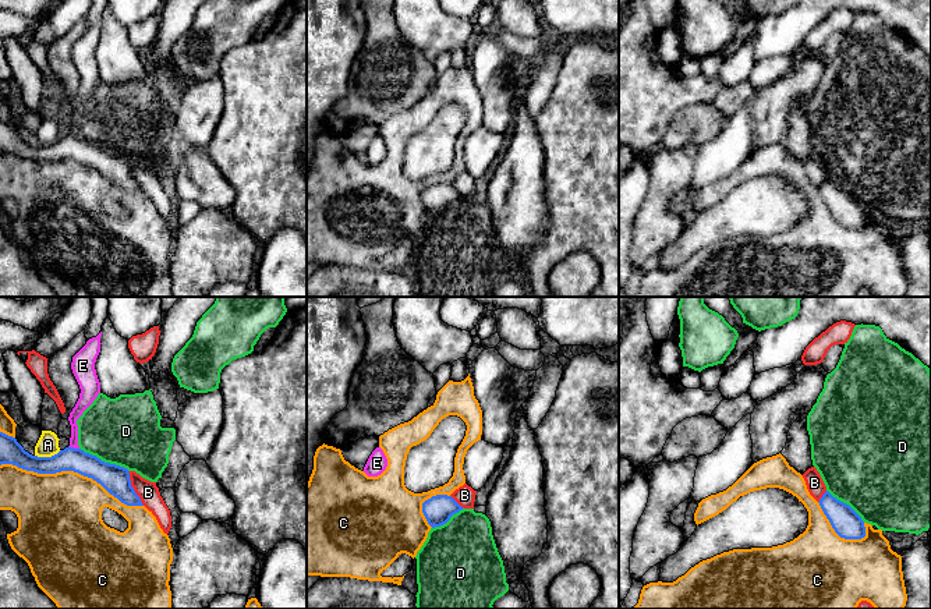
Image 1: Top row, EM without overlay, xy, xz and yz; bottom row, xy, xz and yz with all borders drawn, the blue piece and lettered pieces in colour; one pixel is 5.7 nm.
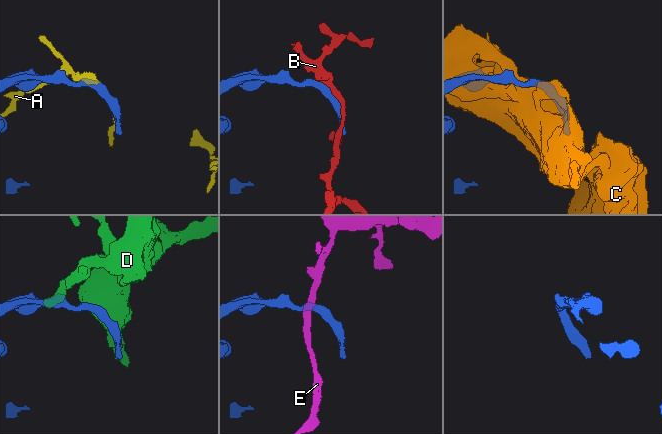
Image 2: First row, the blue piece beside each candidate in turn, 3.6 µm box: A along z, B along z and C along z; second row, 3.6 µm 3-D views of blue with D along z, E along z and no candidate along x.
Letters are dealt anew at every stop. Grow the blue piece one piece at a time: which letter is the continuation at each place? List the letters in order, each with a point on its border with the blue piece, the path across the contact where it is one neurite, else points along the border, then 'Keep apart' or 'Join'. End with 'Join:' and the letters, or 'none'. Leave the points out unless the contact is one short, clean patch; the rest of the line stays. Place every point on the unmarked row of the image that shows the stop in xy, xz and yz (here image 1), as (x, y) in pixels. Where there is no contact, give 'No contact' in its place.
A: Touches blue at xy (48, 145). Keep apart
B: Touches blue at xy (133, 176). Keep apart
C: Touches blue at xy (71, 158). Keep apart
D: Touches blue at xy (103, 149). Keep apart
E: Touches blue at xy (73, 135). Boundary: xy (68, 134), (78, 137). Keep apart
Join: none

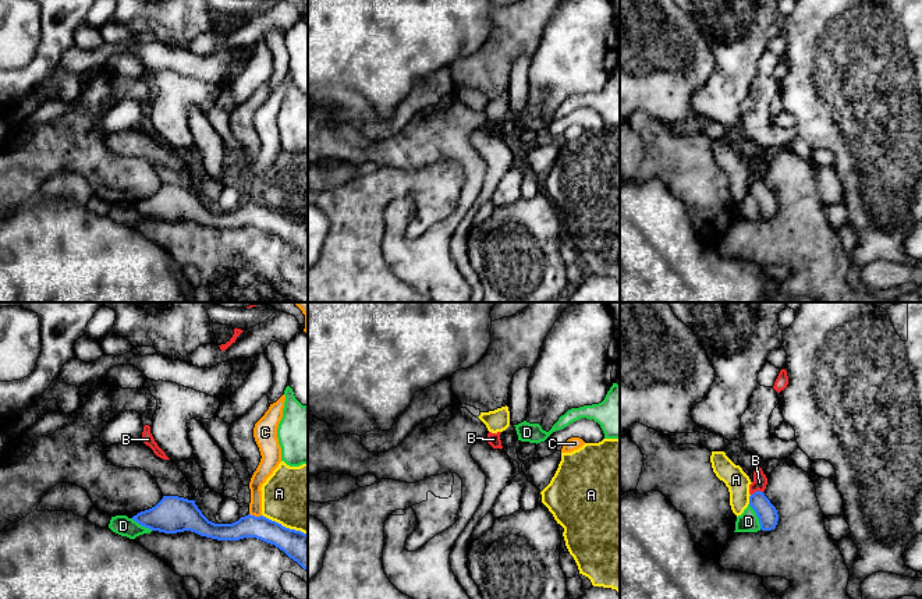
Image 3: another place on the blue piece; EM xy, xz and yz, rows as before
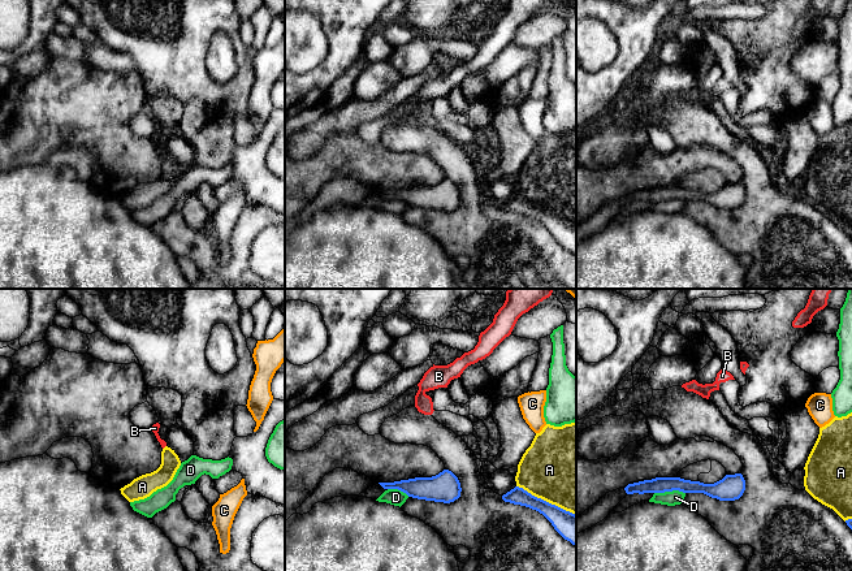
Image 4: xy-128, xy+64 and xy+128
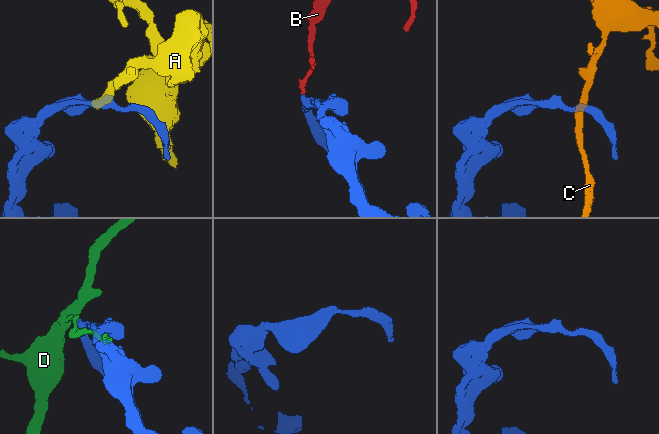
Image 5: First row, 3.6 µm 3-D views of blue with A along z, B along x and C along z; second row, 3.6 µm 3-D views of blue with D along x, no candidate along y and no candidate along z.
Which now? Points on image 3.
A: Touches blue at xy (284, 215). Keep apart
B: Touches blue at yz (758, 179). Boundary: yz (762, 179), (755, 179), (751, 183). Keep apart
C: Touches blue at xy (254, 204). Boundary: xy (249, 201), (261, 204). Keep apart
D: Touches blue at yz (758, 205). Keep apart
Join: none

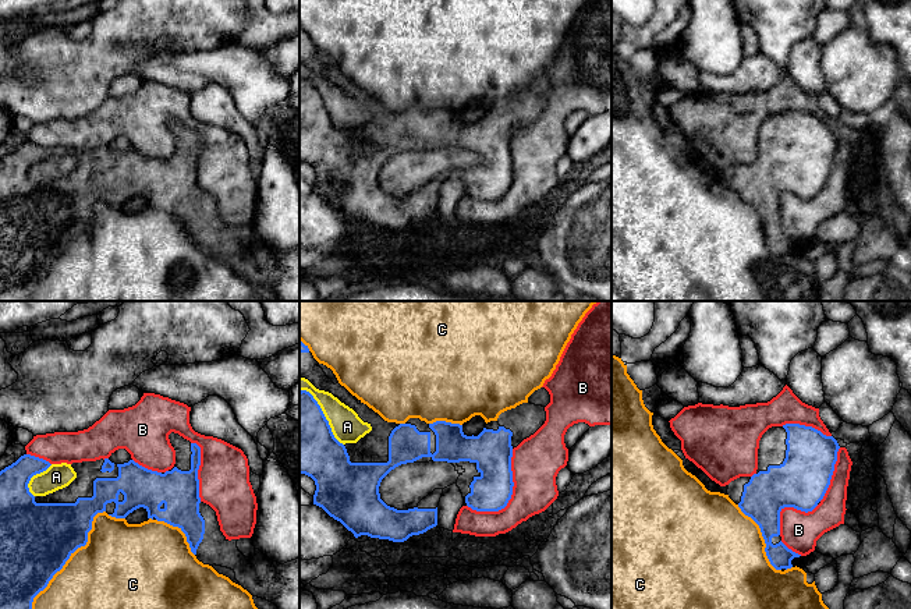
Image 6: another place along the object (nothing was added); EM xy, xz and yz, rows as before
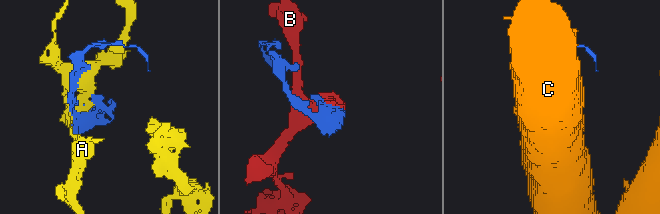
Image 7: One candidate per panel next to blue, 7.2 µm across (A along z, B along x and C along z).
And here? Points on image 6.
A: Touches blue at xz (323, 103). Keep apart
B: Touches blue at xz (510, 184). Keep apart
C: Touches blue at xy (68, 245). Keep apart
Join: none

